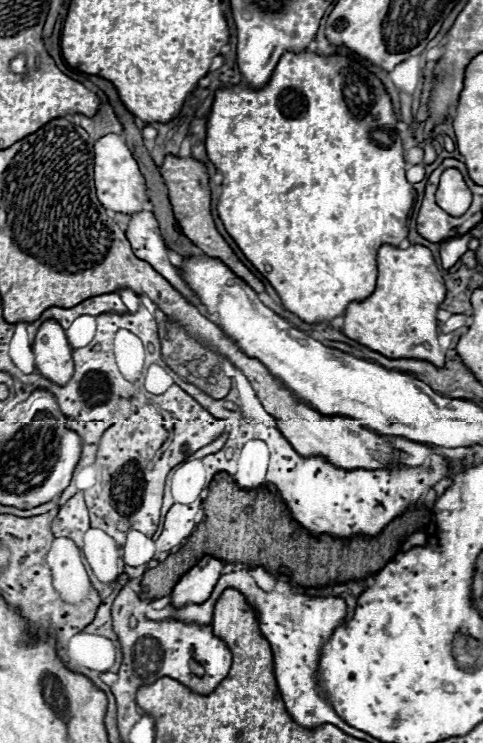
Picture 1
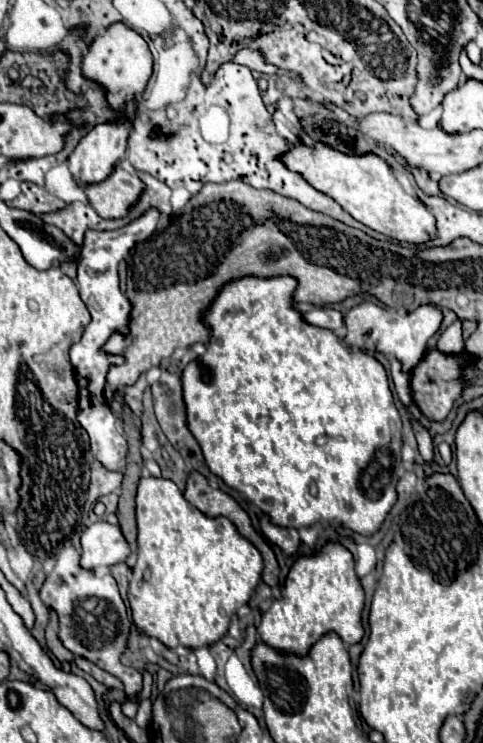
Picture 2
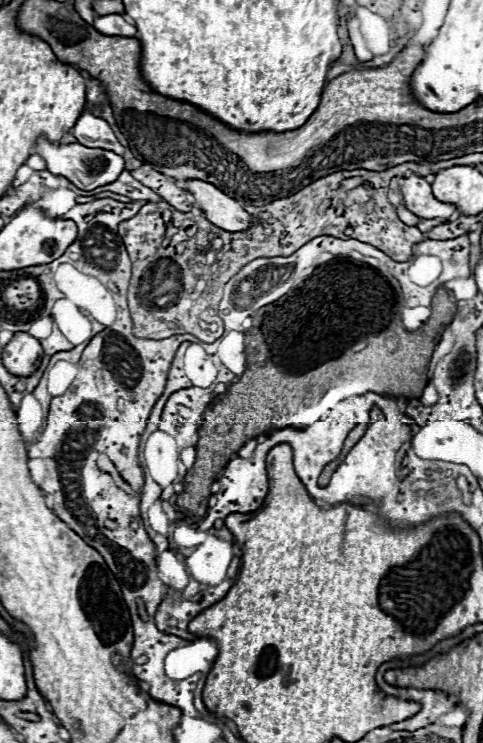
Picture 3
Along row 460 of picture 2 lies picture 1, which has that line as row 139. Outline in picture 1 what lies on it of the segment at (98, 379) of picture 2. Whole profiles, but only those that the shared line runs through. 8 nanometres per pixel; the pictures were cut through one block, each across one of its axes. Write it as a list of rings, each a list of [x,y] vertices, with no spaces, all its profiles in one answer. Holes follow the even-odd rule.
[[[106,134],[94,144],[94,182],[98,200],[114,212],[136,214],[138,210],[142,210],[142,202],[148,200],[144,176],[140,174],[138,164],[124,142],[124,136],[118,134]]]

